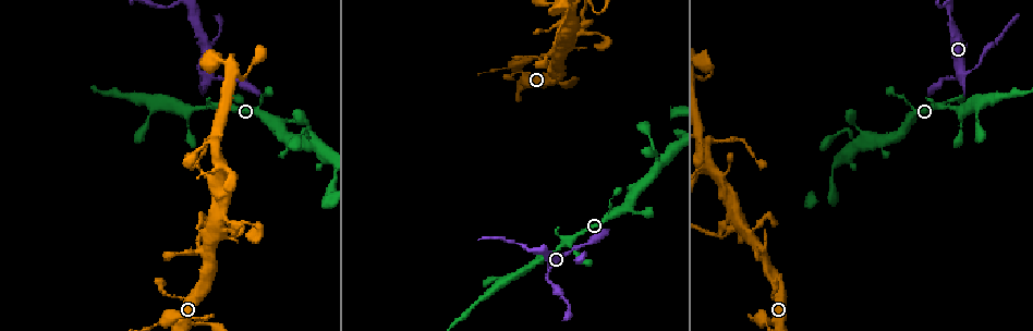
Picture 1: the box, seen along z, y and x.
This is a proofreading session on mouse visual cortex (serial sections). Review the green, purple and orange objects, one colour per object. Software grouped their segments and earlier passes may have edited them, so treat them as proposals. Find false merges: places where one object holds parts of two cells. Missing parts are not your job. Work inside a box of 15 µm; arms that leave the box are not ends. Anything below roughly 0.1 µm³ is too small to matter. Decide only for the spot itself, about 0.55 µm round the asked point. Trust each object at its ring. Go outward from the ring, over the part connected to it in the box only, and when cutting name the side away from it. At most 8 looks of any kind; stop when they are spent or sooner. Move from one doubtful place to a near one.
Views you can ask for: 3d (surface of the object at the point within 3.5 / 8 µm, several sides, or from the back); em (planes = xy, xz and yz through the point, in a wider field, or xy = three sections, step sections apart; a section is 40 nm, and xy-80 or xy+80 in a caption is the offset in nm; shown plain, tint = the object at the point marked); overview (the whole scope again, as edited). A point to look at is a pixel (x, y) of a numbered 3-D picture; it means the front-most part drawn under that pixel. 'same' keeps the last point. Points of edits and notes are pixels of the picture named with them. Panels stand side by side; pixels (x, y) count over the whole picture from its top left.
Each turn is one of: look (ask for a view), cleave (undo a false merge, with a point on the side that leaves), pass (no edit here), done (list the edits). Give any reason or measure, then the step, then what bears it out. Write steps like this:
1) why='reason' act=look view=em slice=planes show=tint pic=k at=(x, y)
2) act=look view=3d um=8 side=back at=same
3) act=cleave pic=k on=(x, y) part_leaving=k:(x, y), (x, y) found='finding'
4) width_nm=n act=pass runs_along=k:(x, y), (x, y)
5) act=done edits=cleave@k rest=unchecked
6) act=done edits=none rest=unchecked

why='sudden change in width' act=look view=3d um=3.5 pic=1 at=(963, 74)

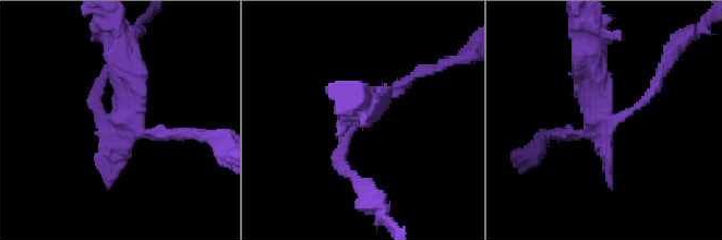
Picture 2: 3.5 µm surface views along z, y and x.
why='need the tissue' act=look view=em slice=xy step=5 show=tint pic=2 at=(116, 117)

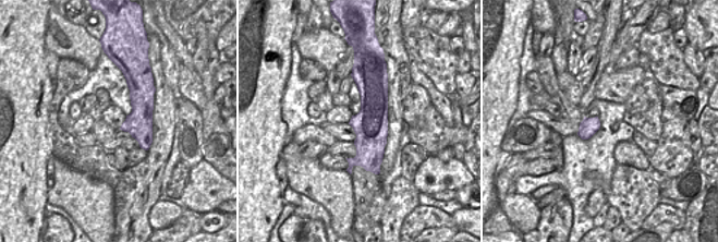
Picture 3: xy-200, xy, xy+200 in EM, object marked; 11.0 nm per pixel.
width_nm=380 act=cleave pic=2 on=(659, 81) part_leaving=2:(635, 108), (693, 31) found='two cells meet here'

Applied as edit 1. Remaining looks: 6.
why='redraw' act=look view=overview

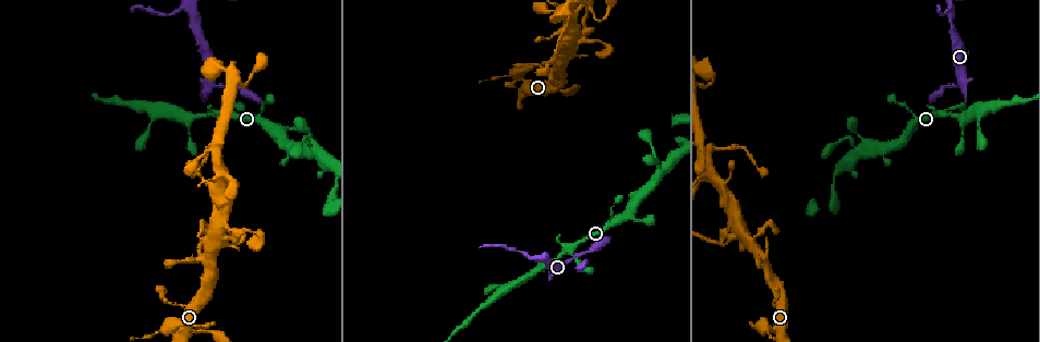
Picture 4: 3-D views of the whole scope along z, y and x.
act=look view=3d um=3.5 pic=4 at=(952, 12)

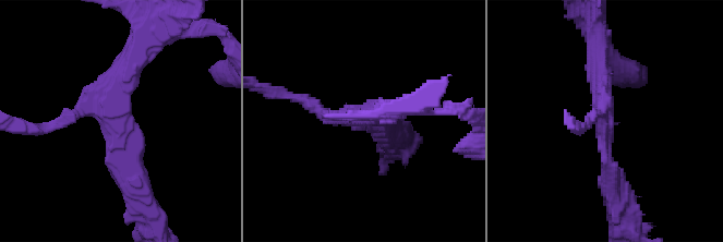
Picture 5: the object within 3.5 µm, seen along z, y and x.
act=look view=em slice=xy step=2 show=tint pic=5 at=(118, 120)

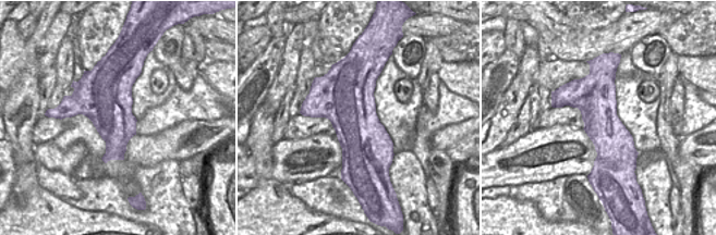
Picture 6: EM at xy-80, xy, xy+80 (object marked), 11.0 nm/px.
act=pass runs_along=5:(140, 192), (103, 105), (62, 121) found='all the same cell'

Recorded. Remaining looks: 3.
why='a fork' act=look view=3d um=3.5 pic=4 at=(210, 265)

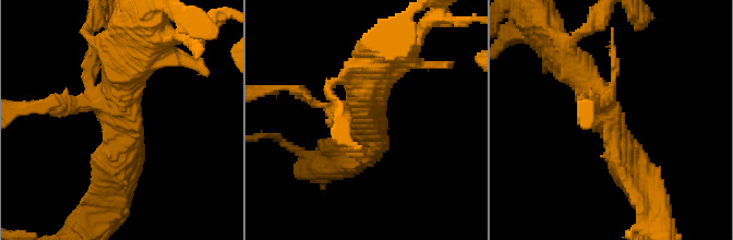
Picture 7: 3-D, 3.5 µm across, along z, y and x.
why='now the EM' act=look view=em slice=xy step=2 show=tint pic=7 at=(120, 110)

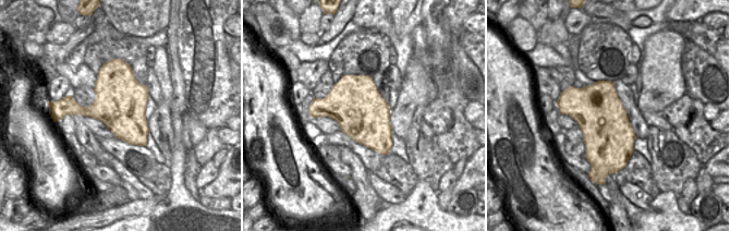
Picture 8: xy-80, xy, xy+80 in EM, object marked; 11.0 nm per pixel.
act=pass runs_along=7:(637, 175), (610, 118), (560, 50) found='one cell here'

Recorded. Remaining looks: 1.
act=done edits=cleave@2 rest=unchecked

